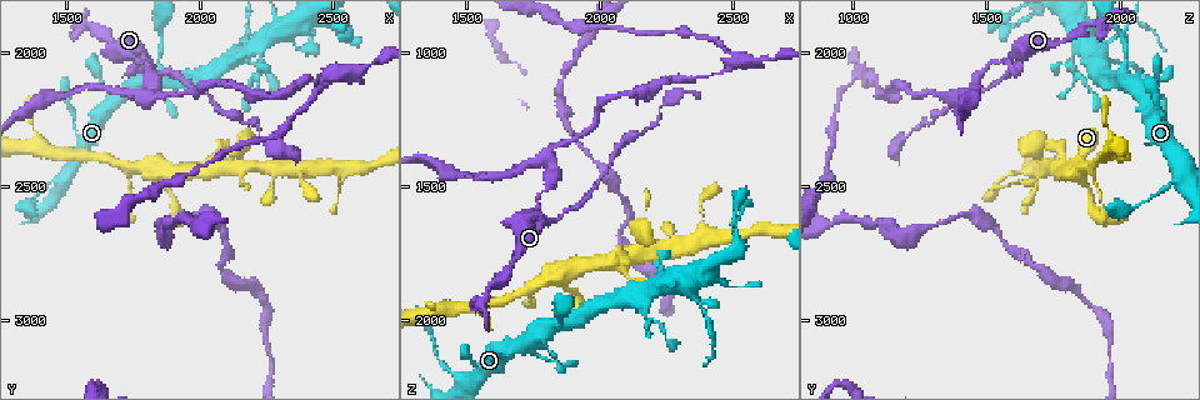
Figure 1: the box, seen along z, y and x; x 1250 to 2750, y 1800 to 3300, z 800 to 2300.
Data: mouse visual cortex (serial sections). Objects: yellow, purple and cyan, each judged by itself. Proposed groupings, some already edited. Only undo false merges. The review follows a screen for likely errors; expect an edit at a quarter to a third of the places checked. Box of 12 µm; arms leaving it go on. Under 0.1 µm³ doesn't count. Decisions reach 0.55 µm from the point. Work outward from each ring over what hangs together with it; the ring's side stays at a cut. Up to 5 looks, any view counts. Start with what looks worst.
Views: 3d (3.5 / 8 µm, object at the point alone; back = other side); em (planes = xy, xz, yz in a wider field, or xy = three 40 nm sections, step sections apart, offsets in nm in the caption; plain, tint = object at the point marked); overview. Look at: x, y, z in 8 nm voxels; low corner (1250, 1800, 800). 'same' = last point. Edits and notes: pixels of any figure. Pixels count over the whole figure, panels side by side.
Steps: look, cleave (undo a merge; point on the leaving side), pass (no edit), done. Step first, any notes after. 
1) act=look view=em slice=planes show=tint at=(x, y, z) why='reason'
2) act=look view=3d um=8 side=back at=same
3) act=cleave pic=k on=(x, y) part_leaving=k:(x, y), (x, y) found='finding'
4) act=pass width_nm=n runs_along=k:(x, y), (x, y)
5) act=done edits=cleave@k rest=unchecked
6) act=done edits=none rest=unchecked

act=look view=3d um=3.5 at=(1800, 2160, 1380) why='sharp bend'

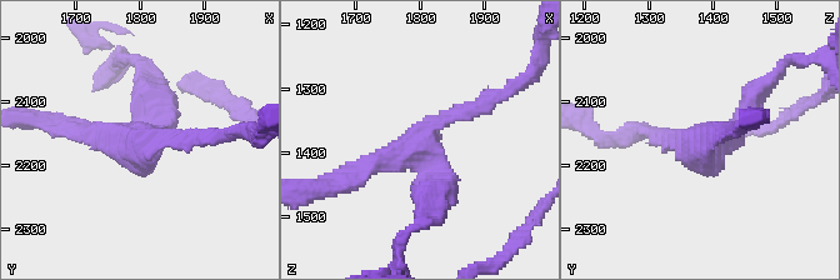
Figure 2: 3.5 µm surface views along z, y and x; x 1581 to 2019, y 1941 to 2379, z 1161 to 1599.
act=look view=em slice=xy step=1 show=tint at=(1805, 2165, 1390) arms=3 arm_widths_nm=150,200,300

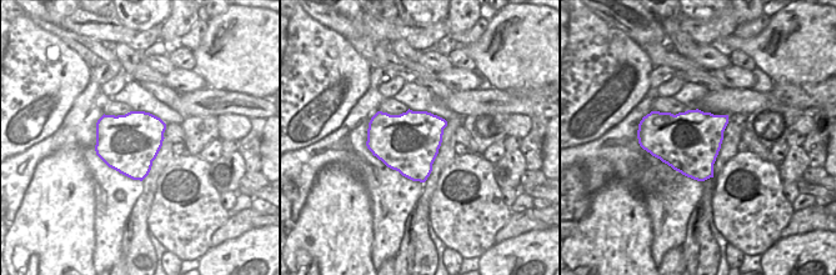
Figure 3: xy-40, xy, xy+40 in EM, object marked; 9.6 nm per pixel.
act=pass runs_along=2:(434, 199), (423, 135), (488, 103) found='one cell here'

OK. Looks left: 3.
act=look view=3d um=3.5 at=(2520, 2080, 1030) why='two arms in line, one across'

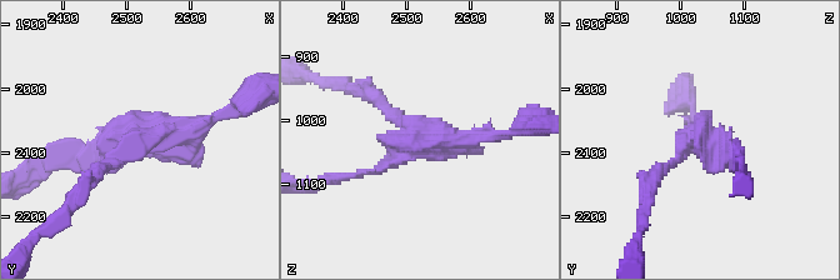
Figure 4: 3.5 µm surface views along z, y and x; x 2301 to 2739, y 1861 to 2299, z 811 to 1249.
act=look view=em slice=xy step=5 show=tint at=(2515, 2070, 1030)

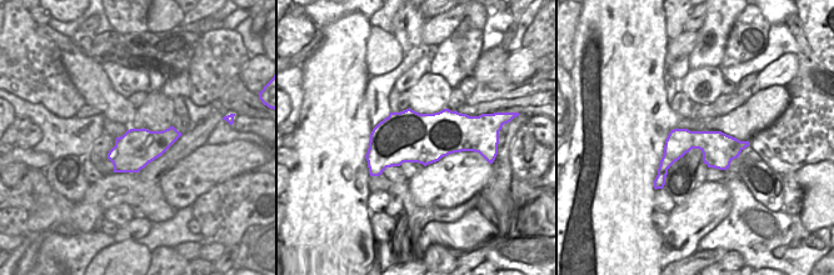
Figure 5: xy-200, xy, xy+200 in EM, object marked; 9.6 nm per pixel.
act=cleave pic=4 on=(658, 168) found='two cells meet here'

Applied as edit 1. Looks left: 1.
act=done edits=cleave@4 rest=unchecked

